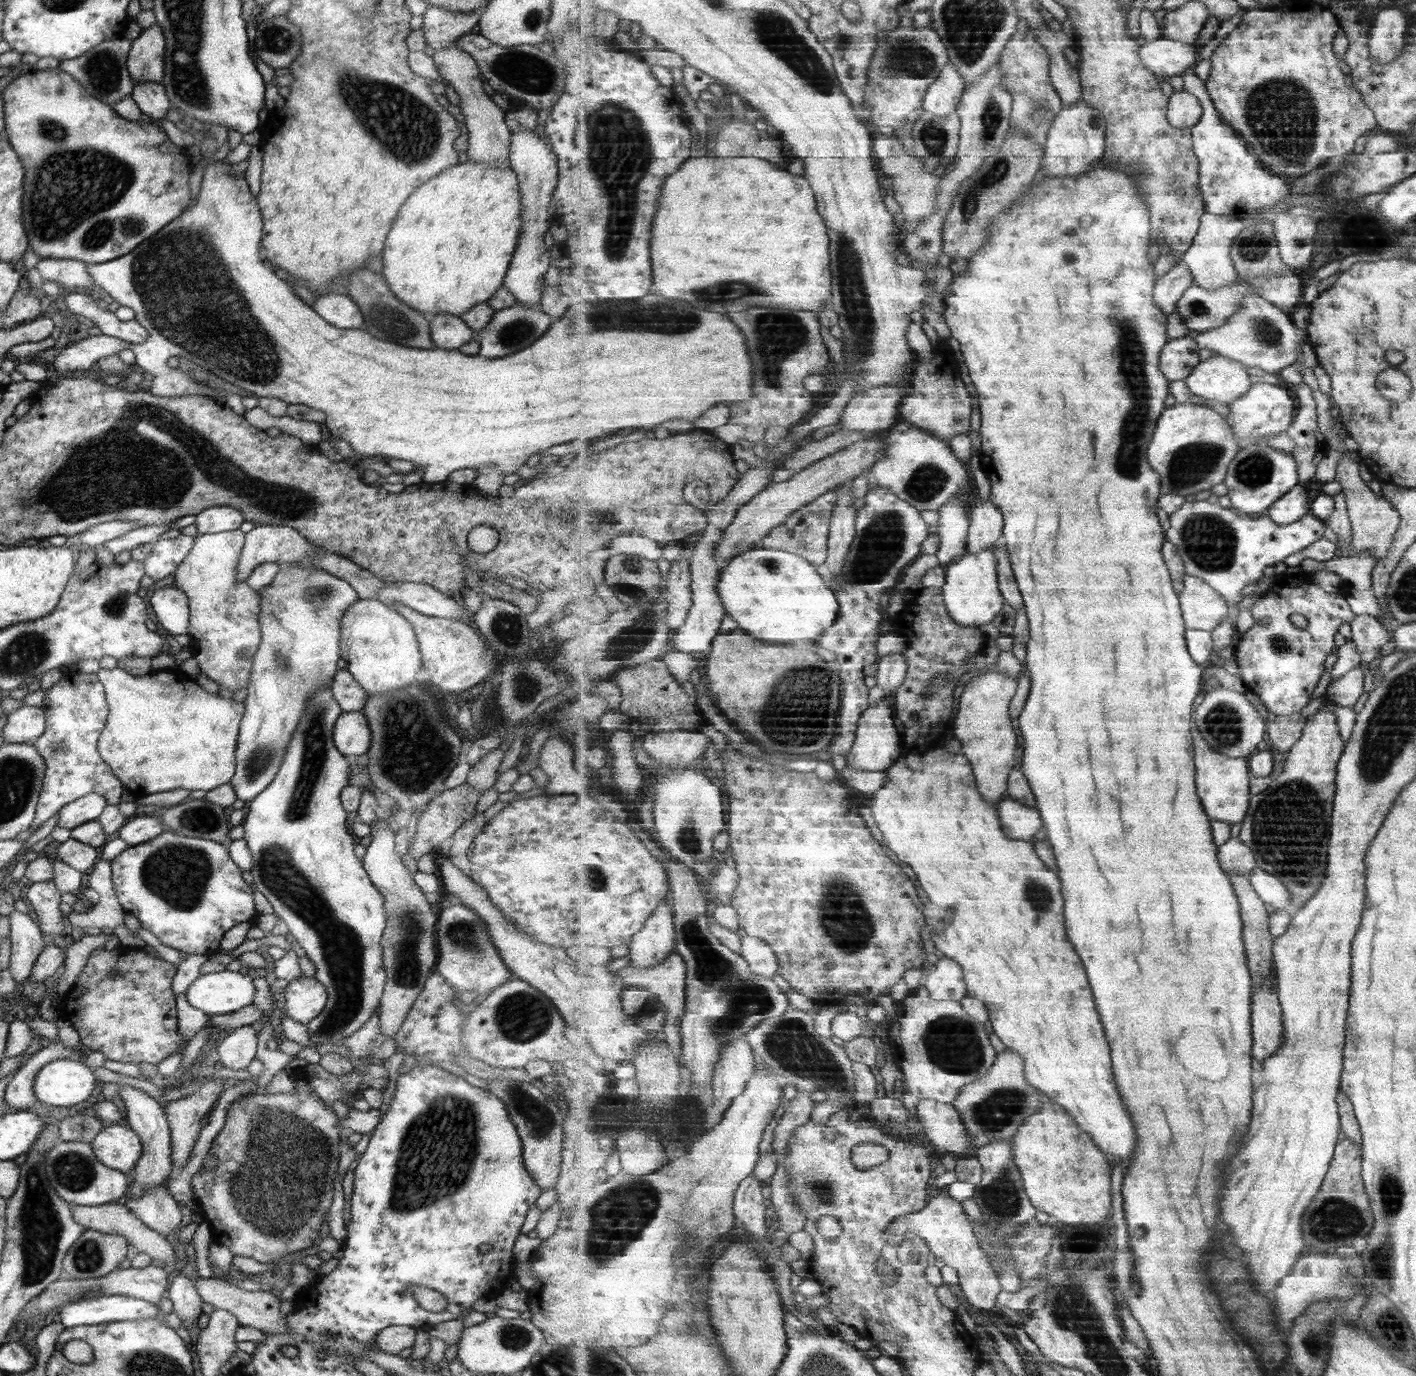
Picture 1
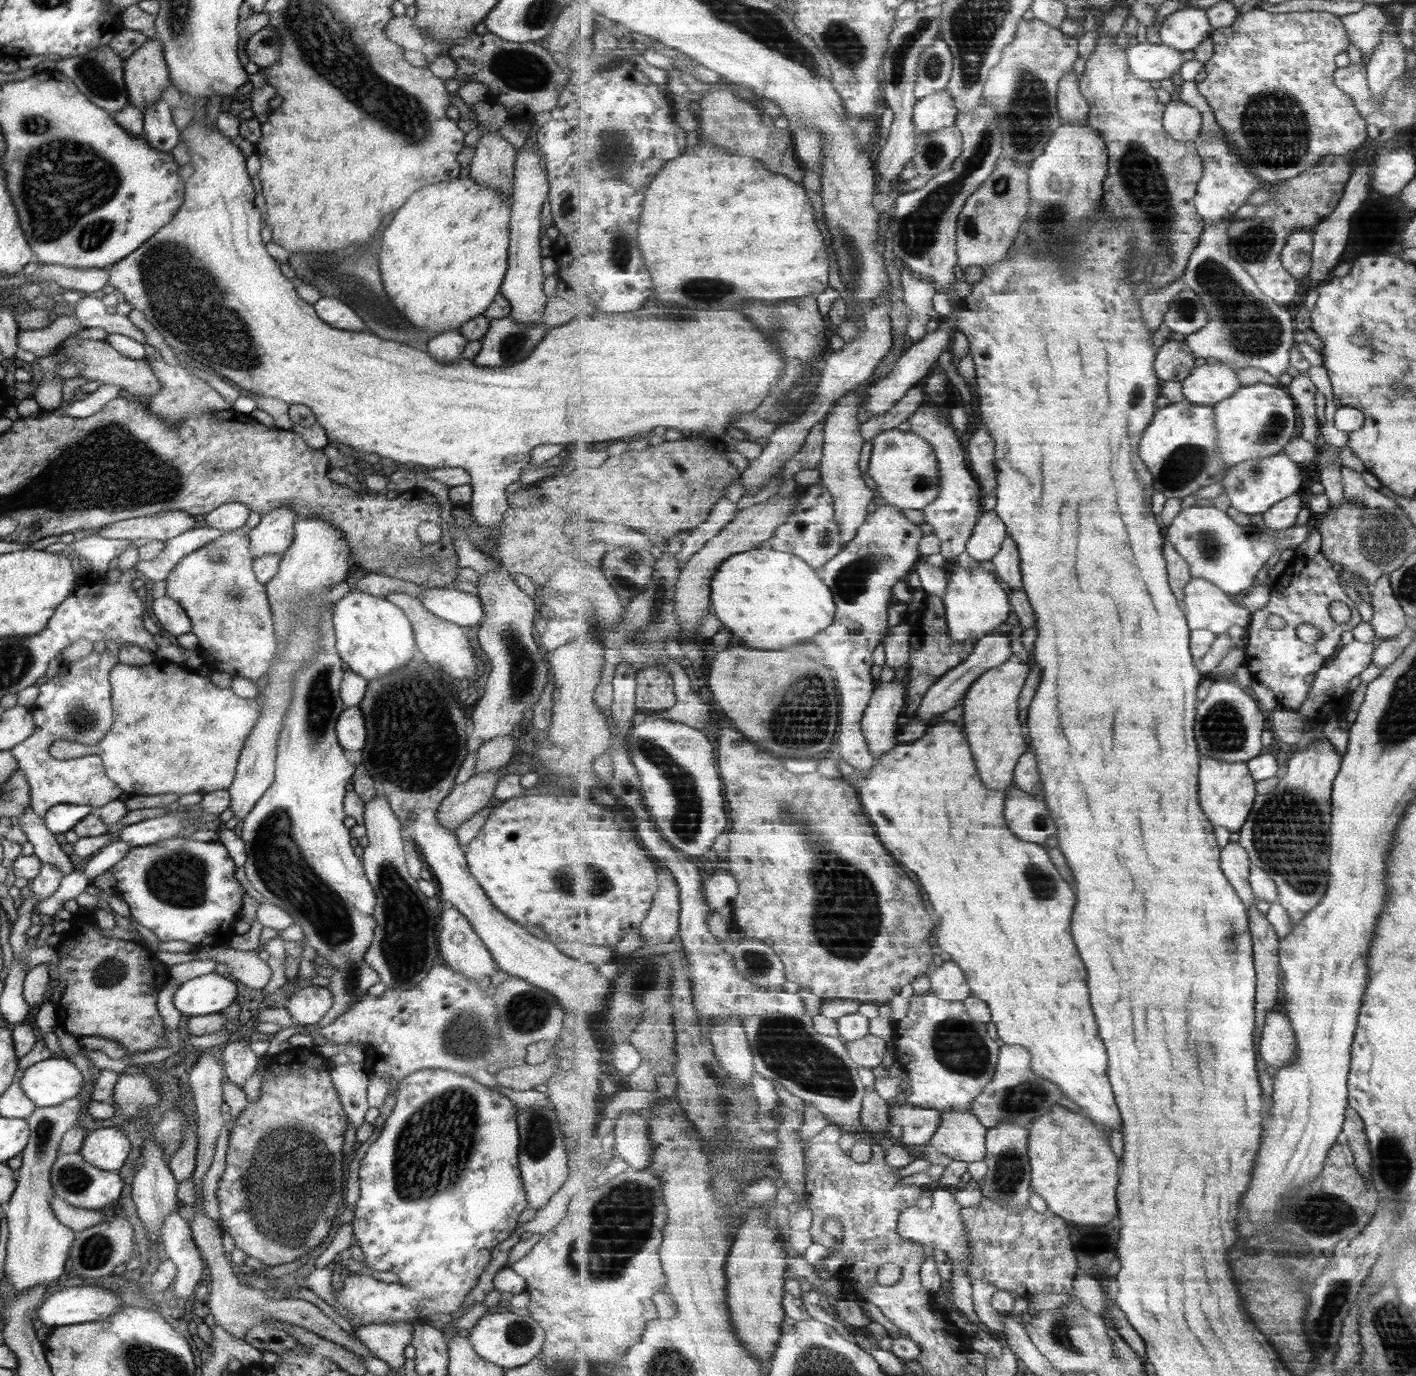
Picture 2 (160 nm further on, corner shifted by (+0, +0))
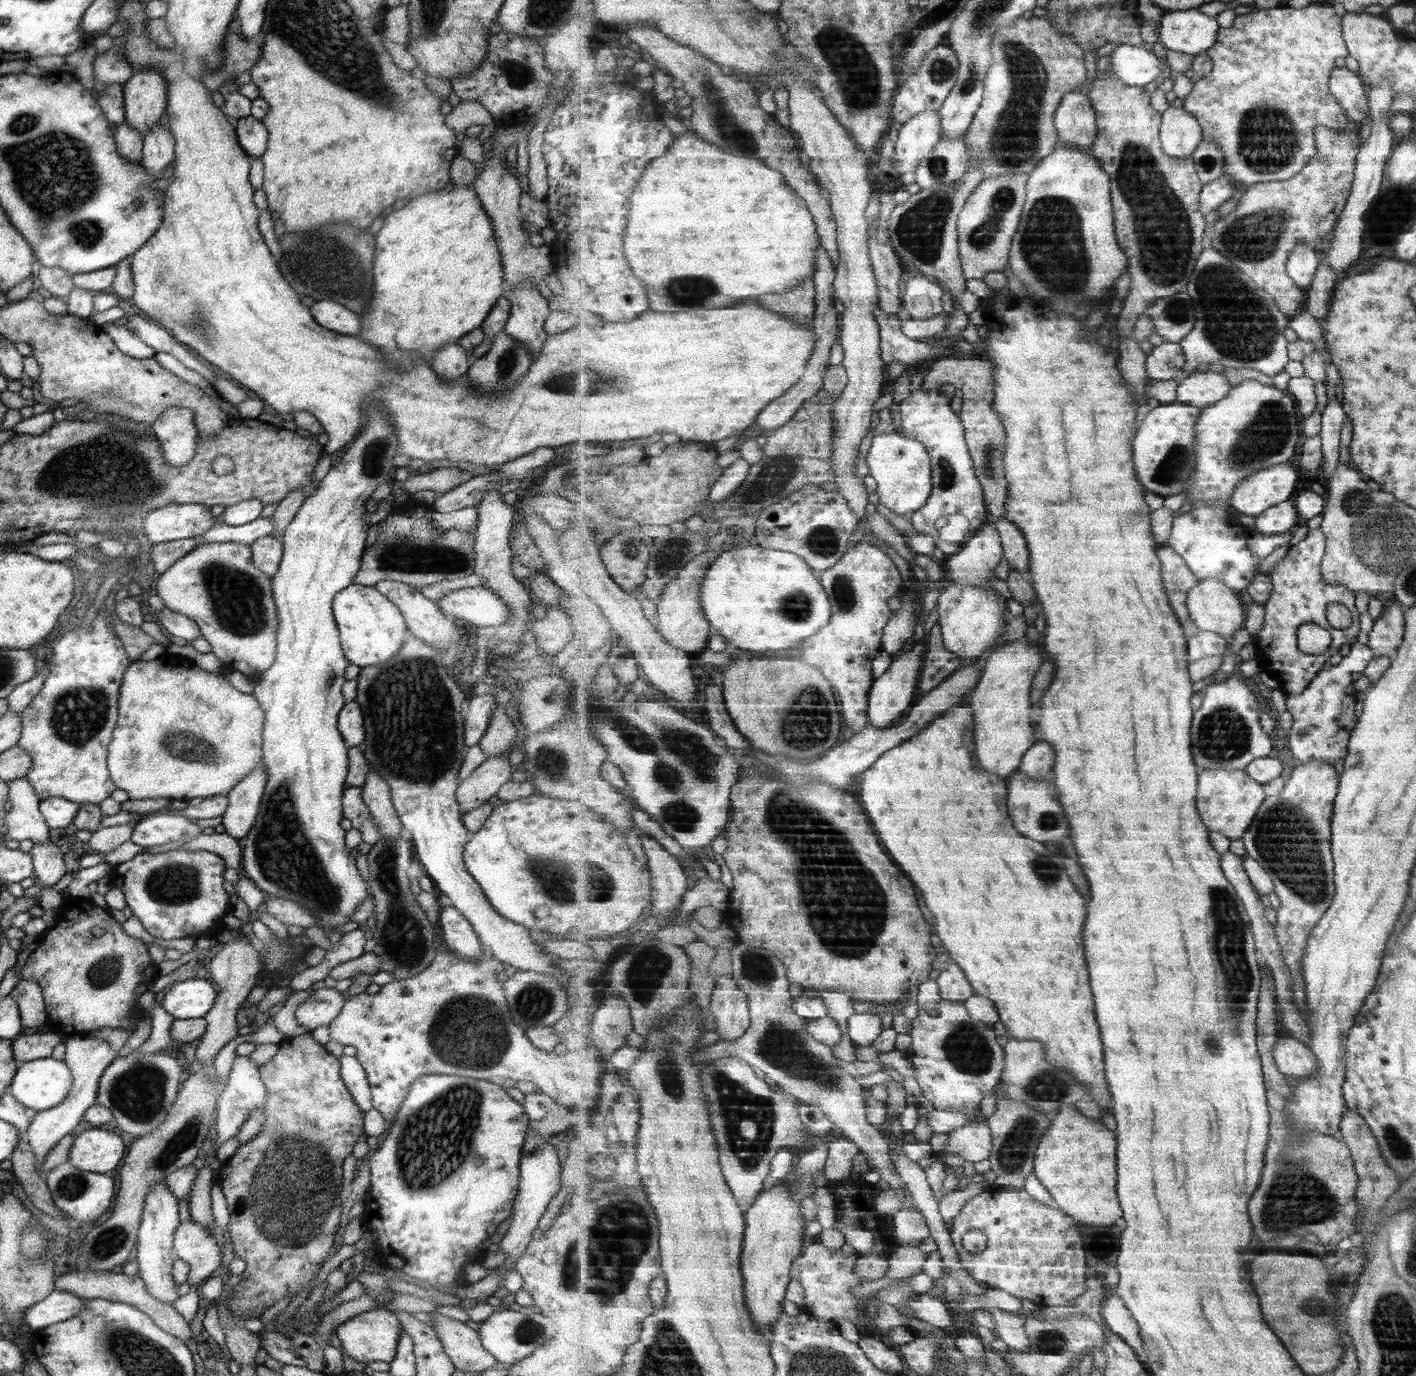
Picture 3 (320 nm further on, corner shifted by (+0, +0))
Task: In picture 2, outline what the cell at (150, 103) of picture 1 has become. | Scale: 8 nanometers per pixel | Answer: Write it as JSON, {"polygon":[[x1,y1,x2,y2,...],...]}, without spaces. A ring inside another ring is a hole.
{"polygon":[[161,99,152,102,142,113,142,138,159,152,171,153,171,149,180,141,179,132,171,121,169,107]]}

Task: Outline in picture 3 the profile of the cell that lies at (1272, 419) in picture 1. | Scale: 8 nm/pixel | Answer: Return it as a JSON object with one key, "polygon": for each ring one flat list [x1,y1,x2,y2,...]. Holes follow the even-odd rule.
{"polygon":[[1243,381,1237,386,1233,386,1230,394,1227,395,1226,399,1220,400,1218,403,1211,405,1211,407,1206,407,1203,409,1203,414,1199,418,1198,424,1198,460,1195,467,1195,476,1191,476,1191,484,1187,486,1185,493,1188,495,1188,500,1186,502,1207,502,1207,500,1227,500,1230,504,1231,498,1234,495,1235,488,1238,487,1239,483,1245,478,1251,476,1253,473,1257,473,1263,468,1271,468,1272,466,1277,466,1278,464,1289,463,1291,456,1297,456,1297,444,1301,444,1299,441,1299,418,1297,418,1297,408,1295,408,1296,400,1293,400,1291,396,1287,396,1285,391,1281,392,1281,389,1277,390,1274,385,1266,385,1259,381]]}

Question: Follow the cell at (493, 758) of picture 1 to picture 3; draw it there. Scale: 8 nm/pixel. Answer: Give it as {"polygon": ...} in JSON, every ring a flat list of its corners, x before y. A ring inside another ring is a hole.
{"polygon":[[499,705,493,707,490,718,483,736,480,736,478,745,486,754,486,758,501,757,503,752,512,748,517,732,507,717,504,707]]}

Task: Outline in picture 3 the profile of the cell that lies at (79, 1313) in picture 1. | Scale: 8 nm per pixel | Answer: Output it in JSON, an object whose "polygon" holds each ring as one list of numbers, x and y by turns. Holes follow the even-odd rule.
{"polygon":[[53,1289,47,1298,26,1308,21,1315,22,1324,27,1324,32,1332,50,1324,63,1322,75,1316,82,1307,83,1299,70,1292]]}

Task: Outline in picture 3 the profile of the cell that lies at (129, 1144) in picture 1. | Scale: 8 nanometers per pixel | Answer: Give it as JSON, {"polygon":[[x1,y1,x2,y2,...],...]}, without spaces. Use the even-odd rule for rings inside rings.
{"polygon":[[91,1127,74,1134,67,1161,79,1171,111,1174,119,1166,123,1152,123,1140,116,1133]]}

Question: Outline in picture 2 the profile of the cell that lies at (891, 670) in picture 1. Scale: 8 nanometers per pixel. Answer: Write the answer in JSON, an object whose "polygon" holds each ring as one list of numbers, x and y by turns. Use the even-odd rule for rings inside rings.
{"polygon":[[899,623,891,627,884,638,885,664,893,670,909,664,910,654,913,652,909,642,912,633,913,627,909,623]]}

